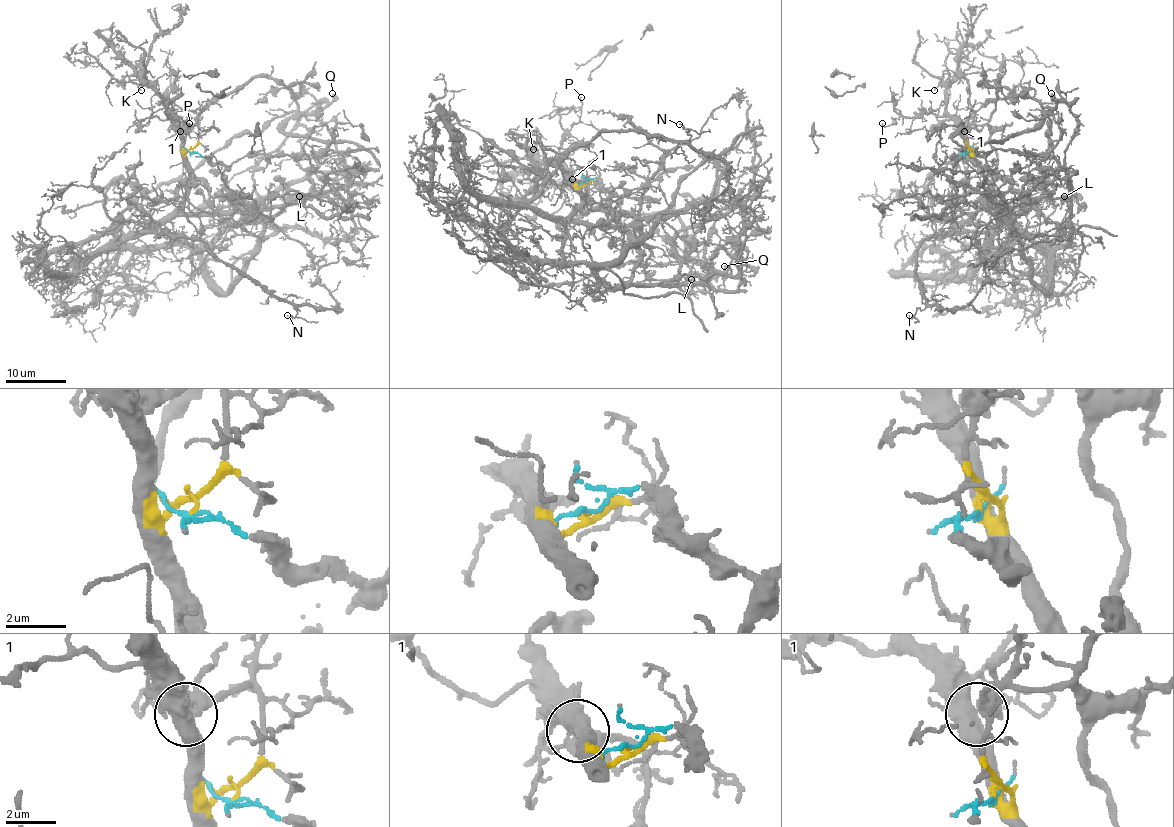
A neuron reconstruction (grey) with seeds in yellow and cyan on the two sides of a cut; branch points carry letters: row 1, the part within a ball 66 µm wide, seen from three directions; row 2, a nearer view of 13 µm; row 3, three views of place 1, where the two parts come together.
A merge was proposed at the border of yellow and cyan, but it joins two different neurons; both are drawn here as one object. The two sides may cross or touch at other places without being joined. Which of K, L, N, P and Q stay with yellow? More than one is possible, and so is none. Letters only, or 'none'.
K, N, P

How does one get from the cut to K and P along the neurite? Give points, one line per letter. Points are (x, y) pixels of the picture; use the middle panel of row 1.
K: (583, 183), (580, 186), (576, 183), (561, 162), (542, 162), (532, 154), (533, 150)
P: (583, 183), (580, 186), (573, 180), (561, 162), (559, 150), (564, 130), (561, 116), (582, 104), (580, 96)

